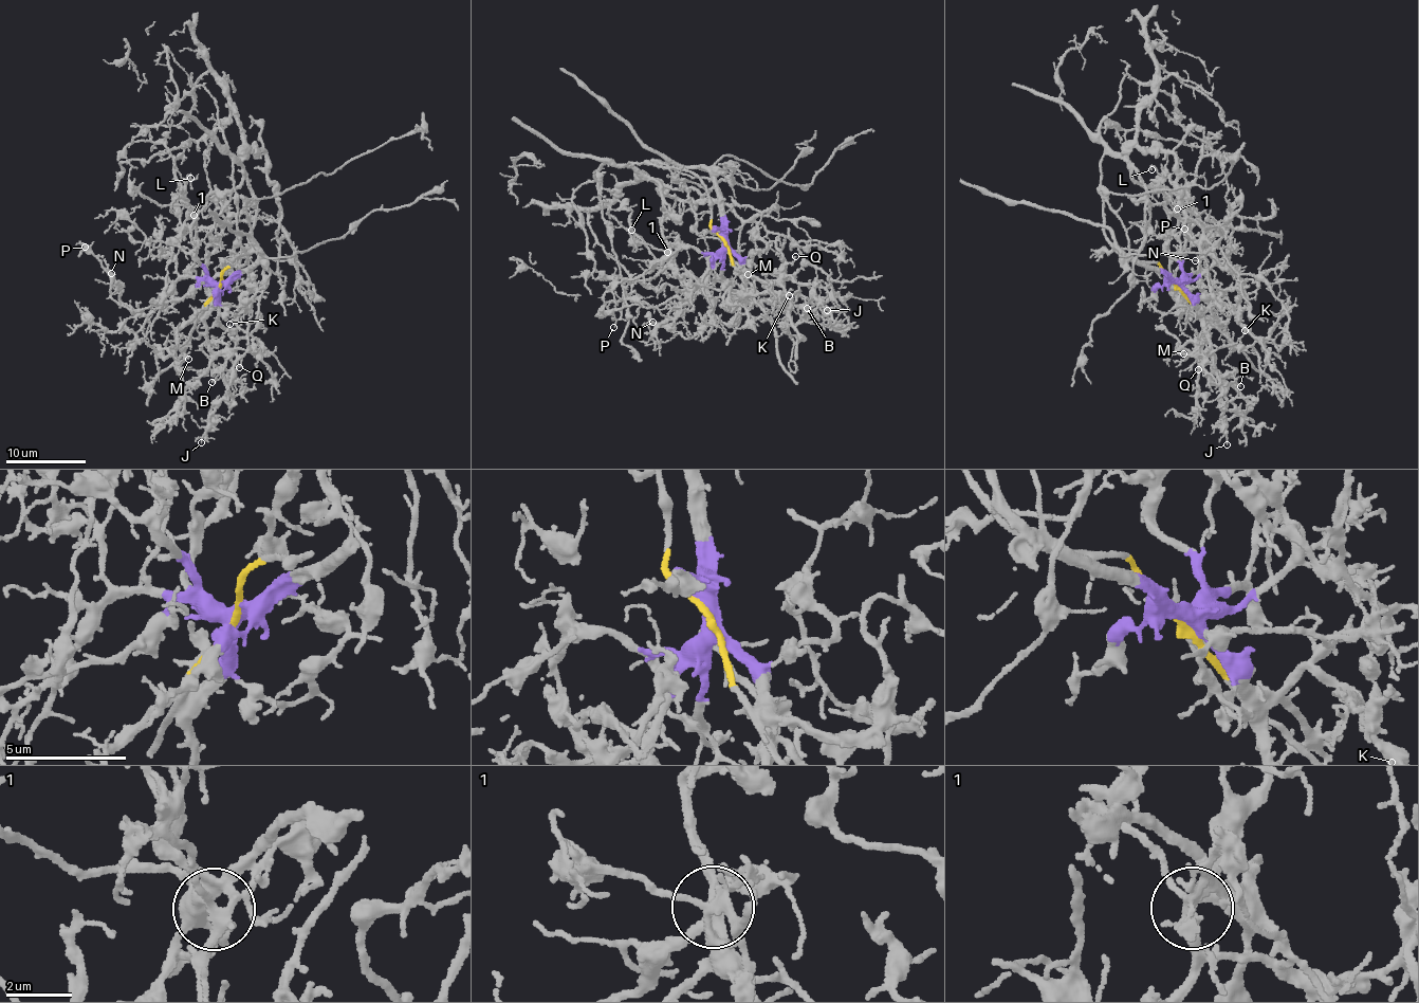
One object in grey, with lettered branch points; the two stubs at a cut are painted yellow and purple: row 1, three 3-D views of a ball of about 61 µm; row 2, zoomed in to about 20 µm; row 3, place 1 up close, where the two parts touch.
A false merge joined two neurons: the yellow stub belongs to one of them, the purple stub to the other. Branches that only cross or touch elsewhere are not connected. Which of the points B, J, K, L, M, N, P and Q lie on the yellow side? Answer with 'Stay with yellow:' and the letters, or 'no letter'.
Stay with yellow: no letter

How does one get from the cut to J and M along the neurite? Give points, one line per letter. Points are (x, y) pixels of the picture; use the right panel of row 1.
J: (1175, 283), (1202, 318), (1213, 353), (1228, 444)
M: (1175, 283), (1198, 305), (1210, 308), (1216, 322), (1205, 339), (1177, 348), (1176, 353), (1183, 353)

